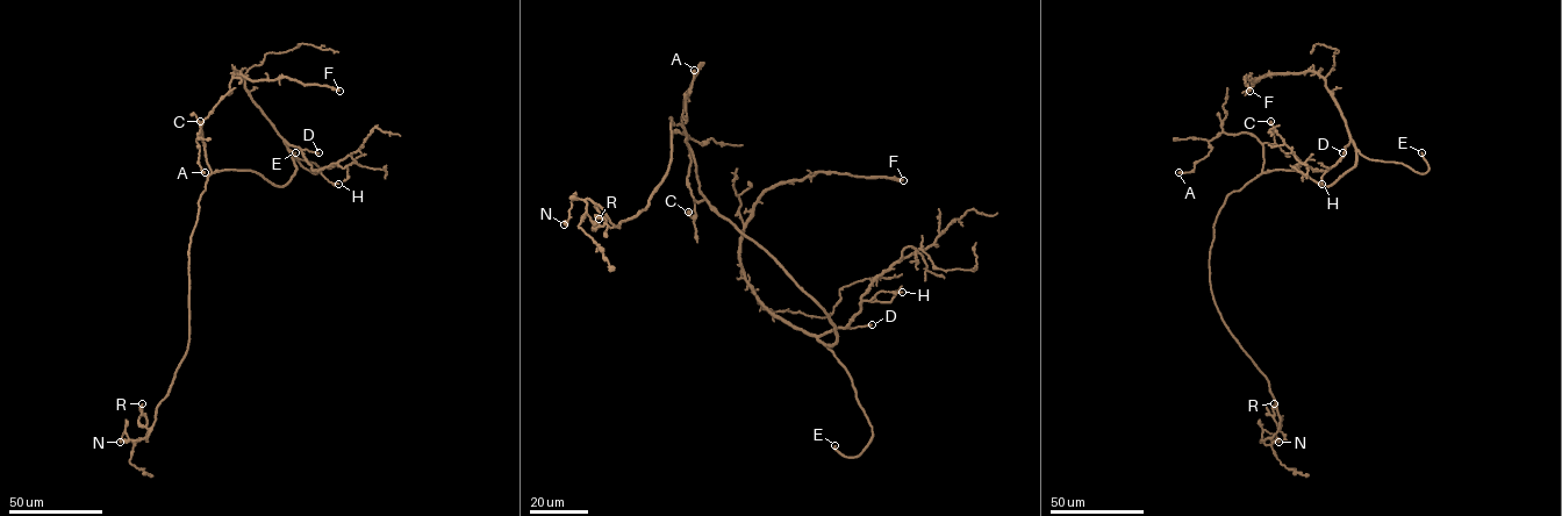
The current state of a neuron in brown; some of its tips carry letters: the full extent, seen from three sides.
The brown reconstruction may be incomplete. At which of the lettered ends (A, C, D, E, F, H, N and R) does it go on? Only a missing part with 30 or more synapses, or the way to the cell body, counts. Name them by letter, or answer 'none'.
E, R

